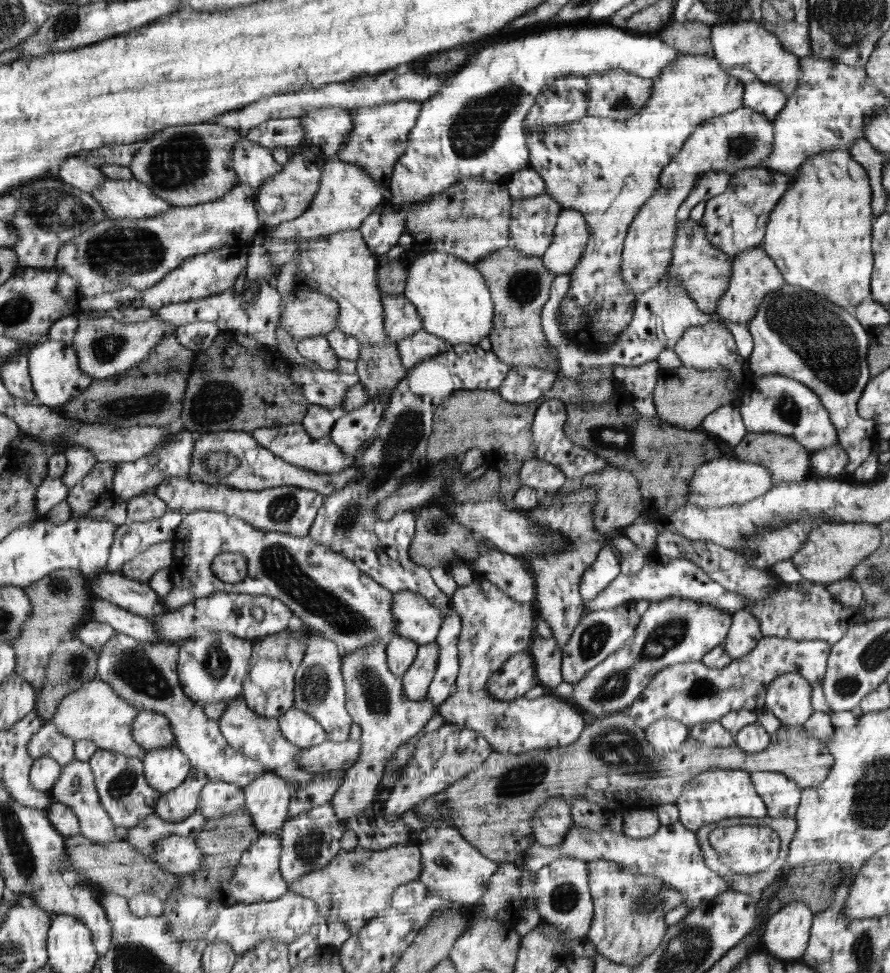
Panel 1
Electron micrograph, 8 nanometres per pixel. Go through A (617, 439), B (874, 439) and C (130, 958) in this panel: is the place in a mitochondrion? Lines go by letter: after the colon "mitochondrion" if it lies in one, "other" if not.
A: mitochondrion
B: other
C: mitochondrion

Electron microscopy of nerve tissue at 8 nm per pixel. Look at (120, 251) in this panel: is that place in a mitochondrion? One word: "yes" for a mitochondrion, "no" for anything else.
yes

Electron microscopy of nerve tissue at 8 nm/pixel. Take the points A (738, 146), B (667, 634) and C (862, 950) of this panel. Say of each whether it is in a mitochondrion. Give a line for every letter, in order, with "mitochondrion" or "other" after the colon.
A: mitochondrion
B: mitochondrion
C: mitochondrion

